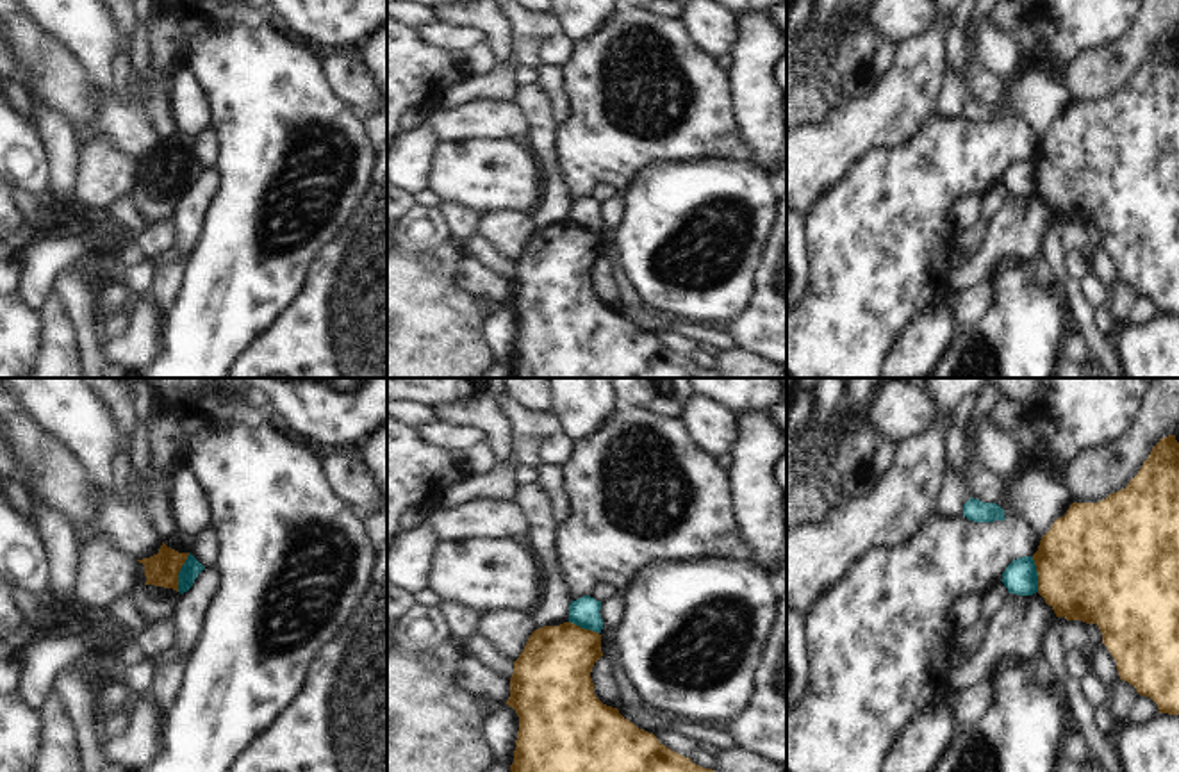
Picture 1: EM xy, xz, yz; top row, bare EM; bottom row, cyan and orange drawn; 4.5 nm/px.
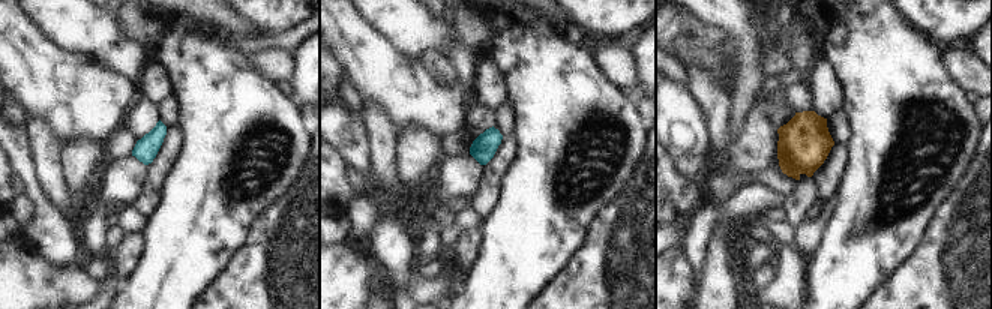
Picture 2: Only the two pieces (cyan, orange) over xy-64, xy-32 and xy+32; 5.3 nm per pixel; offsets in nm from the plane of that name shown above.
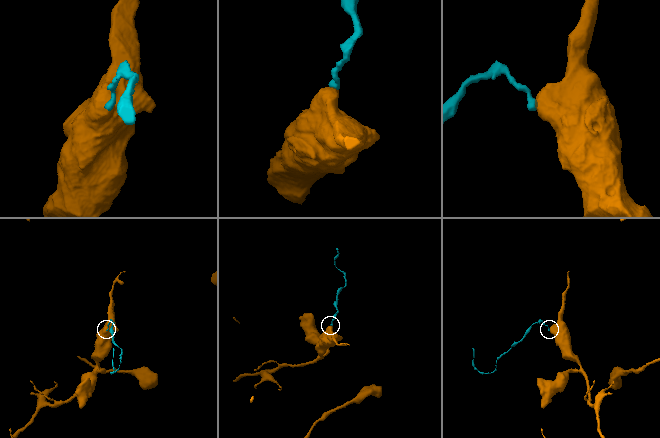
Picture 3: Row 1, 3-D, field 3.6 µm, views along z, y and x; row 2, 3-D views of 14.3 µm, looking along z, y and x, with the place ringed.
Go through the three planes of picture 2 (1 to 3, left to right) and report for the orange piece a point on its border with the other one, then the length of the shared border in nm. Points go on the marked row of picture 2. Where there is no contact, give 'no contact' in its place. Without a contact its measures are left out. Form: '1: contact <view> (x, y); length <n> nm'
1: no contact
2: no contact
3: no contact

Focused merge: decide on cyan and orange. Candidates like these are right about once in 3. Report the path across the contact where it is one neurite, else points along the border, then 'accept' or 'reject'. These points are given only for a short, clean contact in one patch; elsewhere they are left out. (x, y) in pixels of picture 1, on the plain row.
along xy (189, 154), (179, 173), (177, 191) | reject

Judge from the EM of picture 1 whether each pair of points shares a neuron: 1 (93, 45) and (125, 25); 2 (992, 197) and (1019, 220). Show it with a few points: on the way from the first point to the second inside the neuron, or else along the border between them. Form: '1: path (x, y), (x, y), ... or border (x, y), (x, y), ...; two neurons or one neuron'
1: border (115, 18), (125, 38); two neurons
2: border (1008, 193), (1001, 207), (989, 220); two neurons

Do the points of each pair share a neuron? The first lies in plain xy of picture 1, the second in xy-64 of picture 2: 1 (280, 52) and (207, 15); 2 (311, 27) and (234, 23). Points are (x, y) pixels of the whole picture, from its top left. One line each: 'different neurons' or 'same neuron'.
1: different neurons
2: different neurons

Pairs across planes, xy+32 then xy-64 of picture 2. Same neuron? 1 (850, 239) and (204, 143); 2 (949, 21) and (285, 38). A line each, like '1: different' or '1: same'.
1: same
2: different

